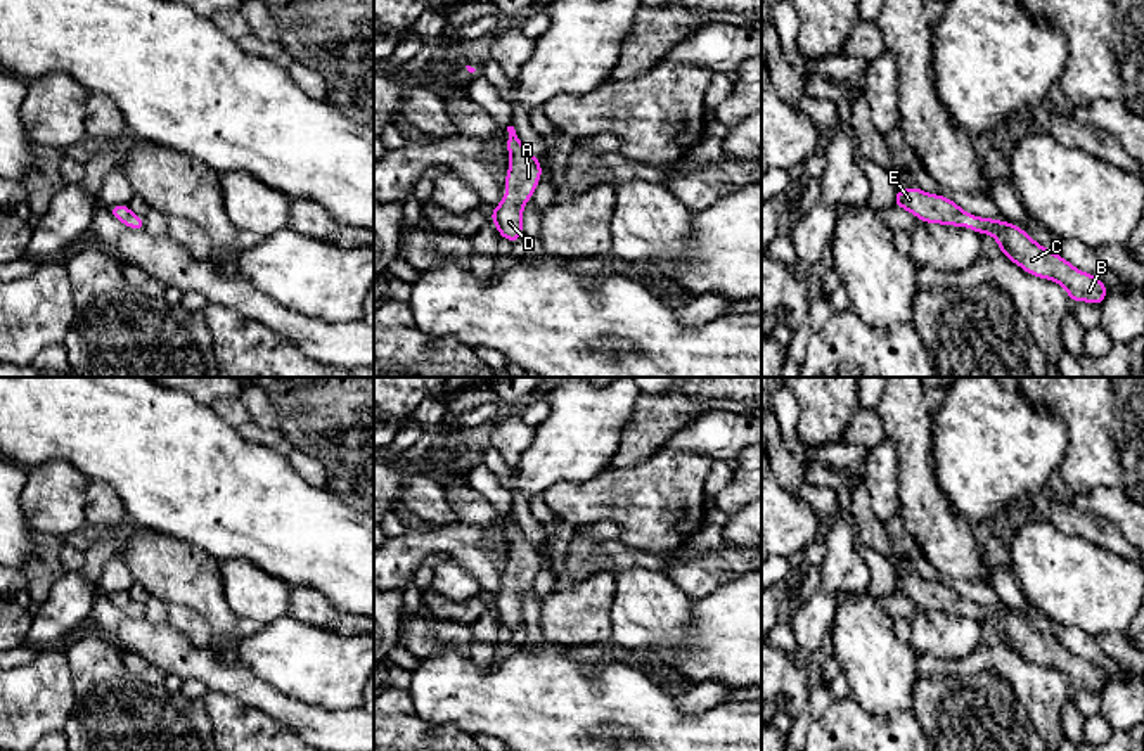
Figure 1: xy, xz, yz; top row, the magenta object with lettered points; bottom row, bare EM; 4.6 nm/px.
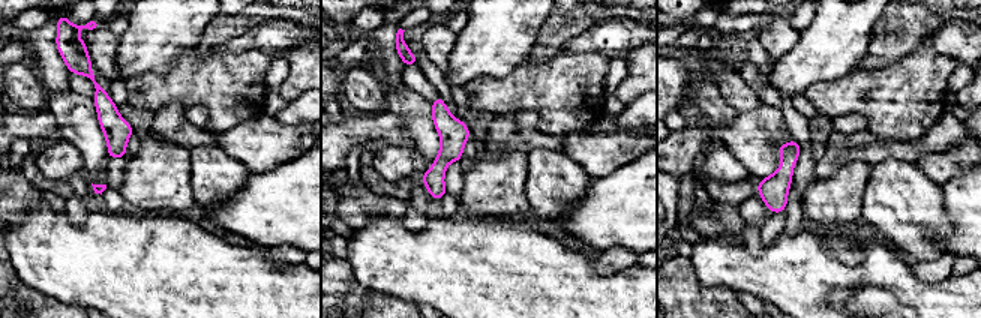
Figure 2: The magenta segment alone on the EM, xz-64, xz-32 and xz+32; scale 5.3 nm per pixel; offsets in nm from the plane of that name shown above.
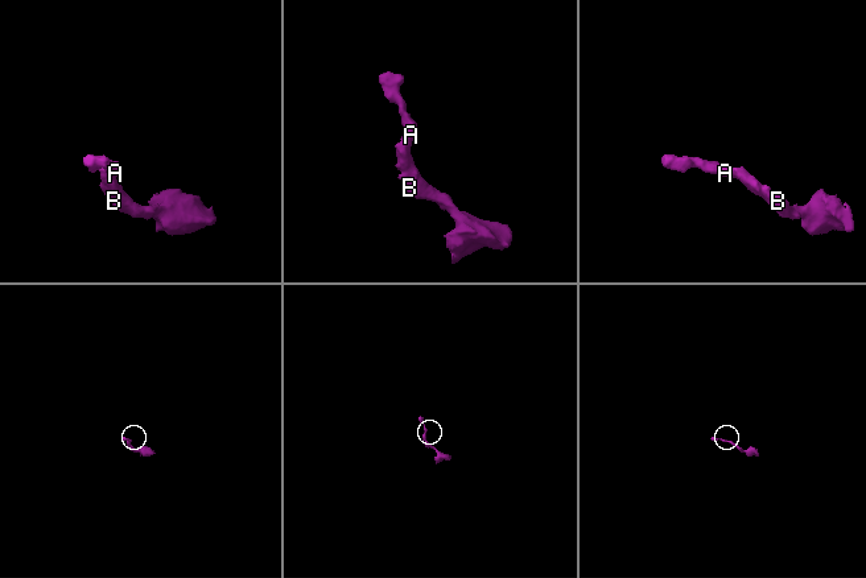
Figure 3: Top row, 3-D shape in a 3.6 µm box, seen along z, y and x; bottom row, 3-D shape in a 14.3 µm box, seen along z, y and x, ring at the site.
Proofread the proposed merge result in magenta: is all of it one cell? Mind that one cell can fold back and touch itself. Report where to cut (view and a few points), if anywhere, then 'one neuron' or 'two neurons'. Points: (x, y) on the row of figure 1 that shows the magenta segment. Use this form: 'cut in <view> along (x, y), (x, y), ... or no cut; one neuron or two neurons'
no cut; one neuron

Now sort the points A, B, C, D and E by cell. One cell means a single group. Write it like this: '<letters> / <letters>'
A B C D E

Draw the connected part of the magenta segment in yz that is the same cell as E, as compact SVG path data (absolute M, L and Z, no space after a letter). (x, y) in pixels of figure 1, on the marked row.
M917 187L897 190L895 206L907 209L924 223L969 227L978 234L993 235L999 249L1012 263L1030 275L1061 284L1068 291L1071 303L1087 301L1101 306L1108 294L1106 286L1097 277L1075 268L1057 253L1042 247L1023 228L1009 221L978 218L962 211L952 199L928 194Z

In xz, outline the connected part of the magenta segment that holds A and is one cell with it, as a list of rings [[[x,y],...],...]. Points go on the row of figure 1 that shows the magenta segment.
[[[507,126],[507,132],[507,152],[511,156],[505,177],[507,196],[493,211],[490,211],[490,216],[500,237],[505,237],[514,244],[523,234],[523,206],[533,196],[543,168],[538,163],[538,157],[524,149],[514,126]]]

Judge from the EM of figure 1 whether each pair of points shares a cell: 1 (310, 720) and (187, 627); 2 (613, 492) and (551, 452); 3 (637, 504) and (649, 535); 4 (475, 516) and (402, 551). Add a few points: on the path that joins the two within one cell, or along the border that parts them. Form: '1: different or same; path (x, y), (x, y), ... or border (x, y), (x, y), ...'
1: different; border (173, 625), (196, 646), (210, 646)
2: different; border (608, 464), (584, 481), (558, 481), (551, 487)
3: same; path (644, 511), (649, 516), (649, 528)
4: different; border (501, 514), (483, 525), (461, 523)

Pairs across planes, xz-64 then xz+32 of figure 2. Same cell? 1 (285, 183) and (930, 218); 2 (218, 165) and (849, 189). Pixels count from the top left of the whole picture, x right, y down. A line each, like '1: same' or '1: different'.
1: different
2: different

